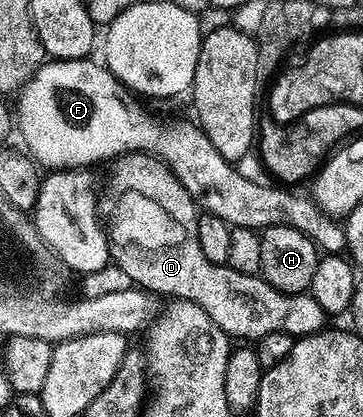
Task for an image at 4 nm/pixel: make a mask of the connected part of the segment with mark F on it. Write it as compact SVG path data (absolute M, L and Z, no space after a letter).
M57 59L47 60L39 69L36 70L32 79L26 85L25 89L21 90L21 93L17 96L18 109L16 105L16 129L22 132L22 141L27 145L25 148L28 150L29 156L33 158L39 166L45 167L47 170L53 171L56 169L71 169L77 167L92 167L96 161L104 161L108 157L116 157L120 153L121 155L128 155L133 151L141 151L147 155L153 155L160 161L164 162L171 173L173 173L175 179L180 182L181 185L190 193L191 197L194 198L195 202L205 212L214 213L220 219L224 219L226 224L231 227L248 227L255 231L261 231L272 227L273 225L287 225L292 227L296 231L300 231L304 234L313 245L317 245L319 250L326 255L338 255L347 248L346 246L346 231L345 228L335 218L329 217L323 209L316 204L313 199L309 196L301 197L298 193L289 193L289 188L278 187L282 189L273 189L270 185L261 185L258 181L253 181L250 177L245 177L244 174L238 170L231 162L224 159L224 155L220 155L220 151L216 151L216 147L212 147L212 143L208 139L208 135L204 135L202 130L198 128L197 124L190 123L190 125L157 125L156 122L145 117L144 114L137 111L136 108L129 105L128 102L122 98L124 94L123 86L110 74L109 69L106 68L105 64L99 63L98 65L94 62L94 59L83 59L81 61L60 61Z

